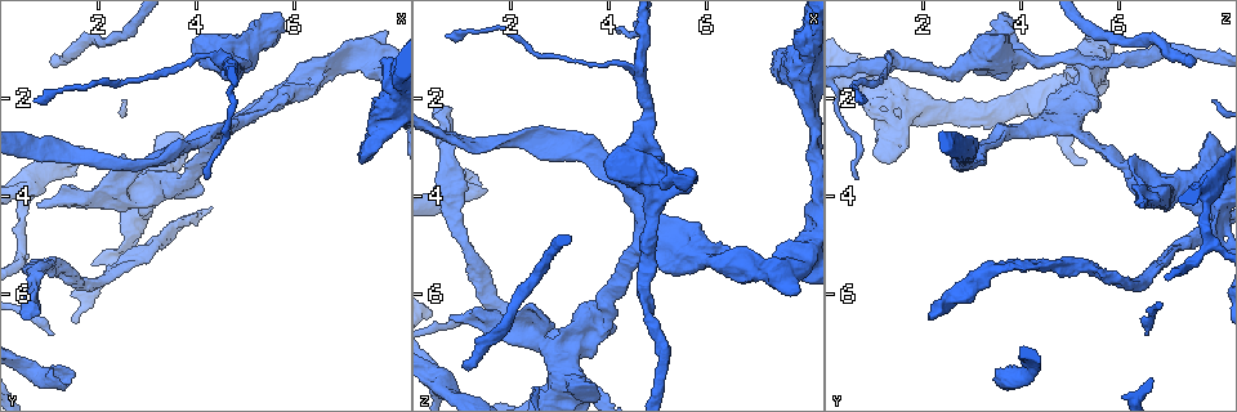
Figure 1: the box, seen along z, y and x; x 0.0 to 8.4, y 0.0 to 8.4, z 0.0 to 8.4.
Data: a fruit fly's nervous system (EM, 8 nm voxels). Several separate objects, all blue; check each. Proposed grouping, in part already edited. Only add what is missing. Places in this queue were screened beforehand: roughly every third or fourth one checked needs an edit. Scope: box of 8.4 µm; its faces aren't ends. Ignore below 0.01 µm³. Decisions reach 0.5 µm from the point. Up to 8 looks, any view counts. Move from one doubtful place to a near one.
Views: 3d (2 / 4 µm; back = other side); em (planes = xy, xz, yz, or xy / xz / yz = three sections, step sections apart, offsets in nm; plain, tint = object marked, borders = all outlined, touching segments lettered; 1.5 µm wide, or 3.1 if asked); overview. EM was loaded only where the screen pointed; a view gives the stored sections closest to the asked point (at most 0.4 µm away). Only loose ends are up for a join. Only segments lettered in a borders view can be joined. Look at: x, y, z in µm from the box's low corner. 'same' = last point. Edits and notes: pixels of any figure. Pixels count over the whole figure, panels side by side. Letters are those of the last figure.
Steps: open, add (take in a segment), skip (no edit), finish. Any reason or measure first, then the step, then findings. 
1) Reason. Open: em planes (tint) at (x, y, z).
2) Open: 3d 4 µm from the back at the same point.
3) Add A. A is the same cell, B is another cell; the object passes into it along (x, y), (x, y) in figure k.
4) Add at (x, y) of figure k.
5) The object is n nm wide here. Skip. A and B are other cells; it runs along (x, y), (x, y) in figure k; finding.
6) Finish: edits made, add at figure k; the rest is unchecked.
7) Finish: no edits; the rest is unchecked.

Branch stops here. Open: 3d 2 µm at (4.20, 3.60, 0.70).

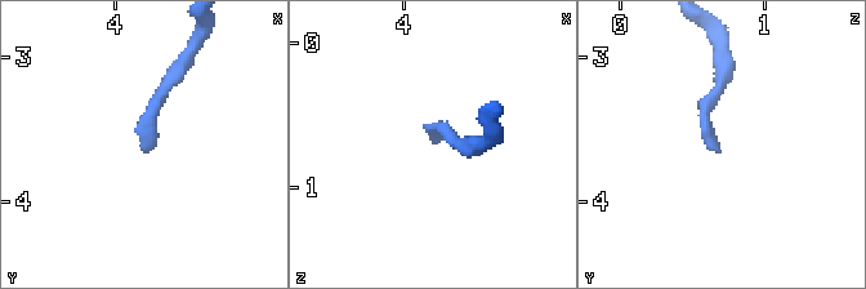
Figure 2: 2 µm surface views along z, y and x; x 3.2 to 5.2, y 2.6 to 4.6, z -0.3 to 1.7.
Need the tissue. Open: em 3.1 µm xy step 8 (borders) at (4.20, 3.62, 0.70).

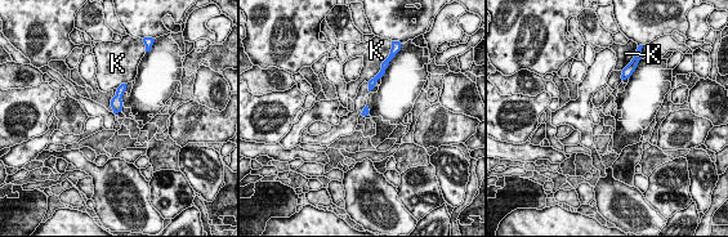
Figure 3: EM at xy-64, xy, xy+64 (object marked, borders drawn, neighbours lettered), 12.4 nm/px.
The longest contact is with K, 200 nm. Skip. K is another cell; a border runs along (379, 72), (367, 81) in figure 3; none of them fits.

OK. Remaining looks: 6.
Free end. Open: em xy step 4 (tint) at (4.10, 3.95, 6.65).

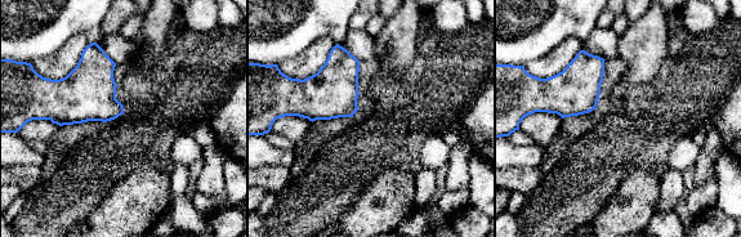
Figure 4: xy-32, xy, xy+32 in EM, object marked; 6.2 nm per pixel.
Open: em planes (tint) at the same point.

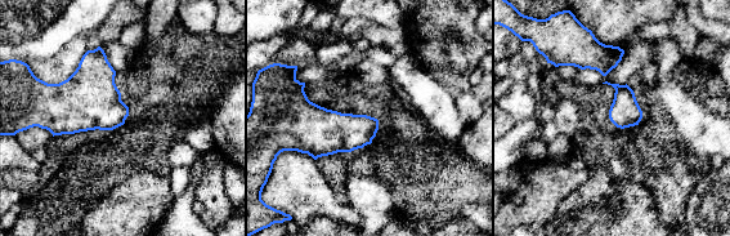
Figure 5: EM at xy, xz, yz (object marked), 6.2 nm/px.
What lies round it. Open: em planes (borders) at the same point.

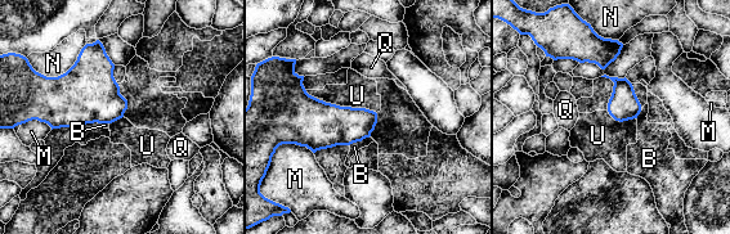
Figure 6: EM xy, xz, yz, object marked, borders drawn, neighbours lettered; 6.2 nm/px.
Skip. B, M, N, Q and U are other cells; a border runs along (322, 100), (376, 113) in figure 6; none of them fits.

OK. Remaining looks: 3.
Free end. Open: em yz step 4 (tint) at (0.75, 4.15, 6.45).

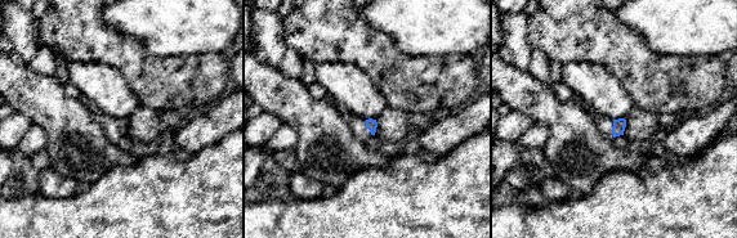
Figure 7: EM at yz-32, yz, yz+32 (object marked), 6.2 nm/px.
Cut it another way. Open: em planes (borders) at the same point.

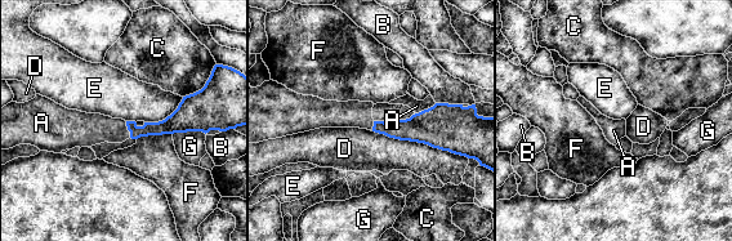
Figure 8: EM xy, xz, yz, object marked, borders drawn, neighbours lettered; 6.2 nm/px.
Add A. A is the same cell, B, C, D, E, F and G are other cells; the neuron continues.

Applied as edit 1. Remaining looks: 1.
Finish: edits made, add at figure 8; the rest is unchecked.

